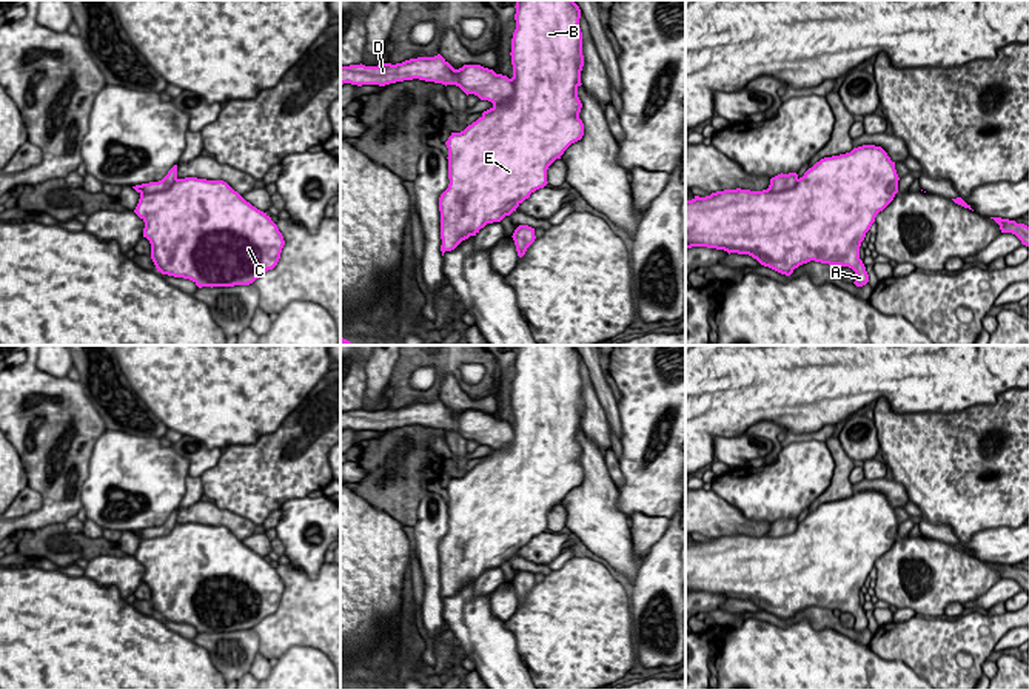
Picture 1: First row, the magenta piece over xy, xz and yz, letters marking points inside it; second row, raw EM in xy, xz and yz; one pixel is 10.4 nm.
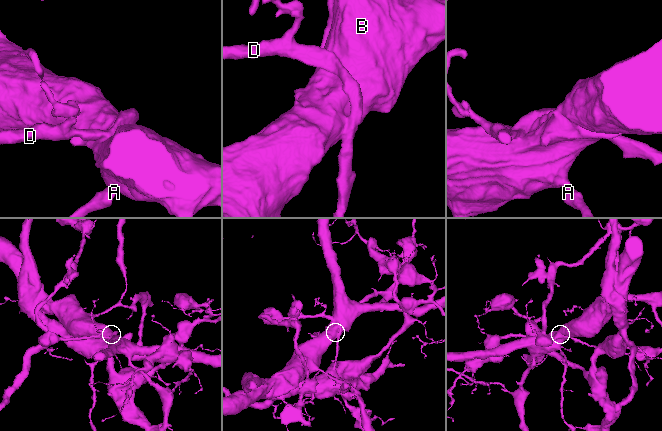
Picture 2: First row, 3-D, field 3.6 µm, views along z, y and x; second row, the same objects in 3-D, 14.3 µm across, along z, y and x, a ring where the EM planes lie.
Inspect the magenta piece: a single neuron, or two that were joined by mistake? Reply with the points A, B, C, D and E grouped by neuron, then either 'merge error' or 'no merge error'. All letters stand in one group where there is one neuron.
A B C E / D; merge error

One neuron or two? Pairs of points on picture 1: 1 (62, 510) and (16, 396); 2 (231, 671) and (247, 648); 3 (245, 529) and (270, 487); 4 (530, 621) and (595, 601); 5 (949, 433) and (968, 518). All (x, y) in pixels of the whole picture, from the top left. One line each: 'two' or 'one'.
1: one
2: one
3: two
4: one
5: one

